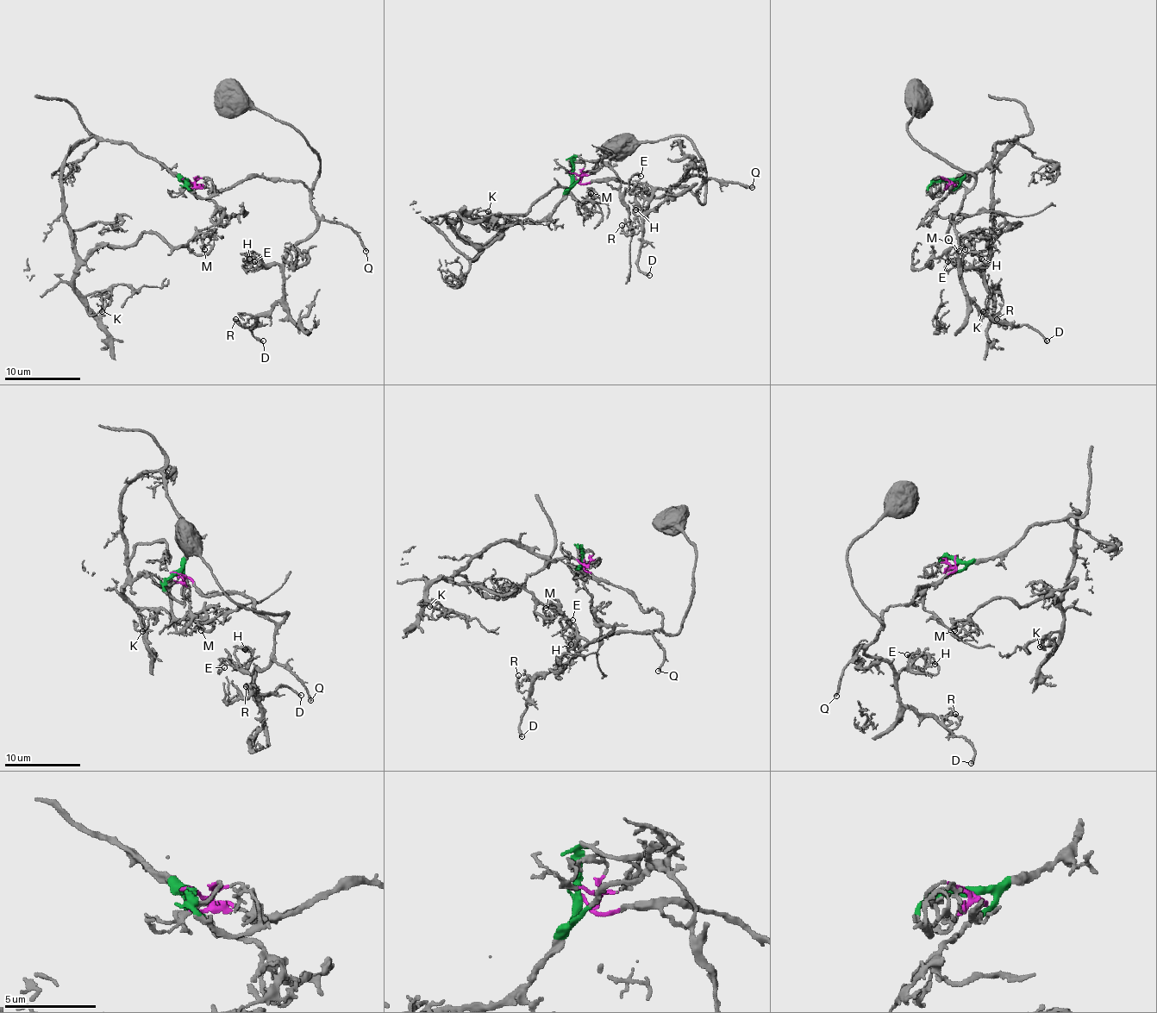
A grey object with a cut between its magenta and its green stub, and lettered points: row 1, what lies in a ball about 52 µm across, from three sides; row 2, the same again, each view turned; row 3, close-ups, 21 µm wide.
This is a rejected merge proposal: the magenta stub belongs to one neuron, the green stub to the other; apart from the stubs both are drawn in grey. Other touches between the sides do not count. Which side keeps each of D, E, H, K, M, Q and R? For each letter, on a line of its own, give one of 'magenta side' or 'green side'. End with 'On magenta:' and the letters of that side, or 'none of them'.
D: magenta side
E: magenta side
H: magenta side
K: green side
M: green side
Q: magenta side
R: magenta side
On magenta: D, E, H, Q, R

